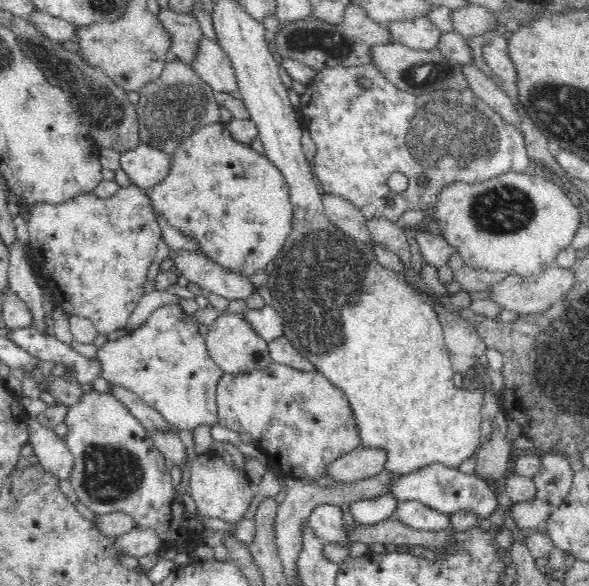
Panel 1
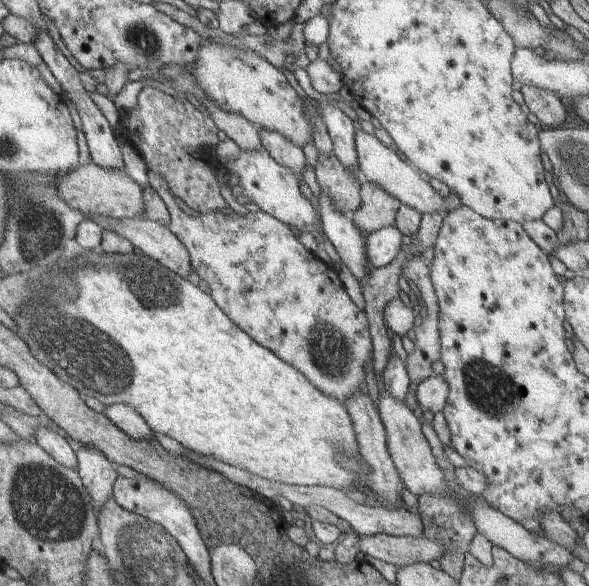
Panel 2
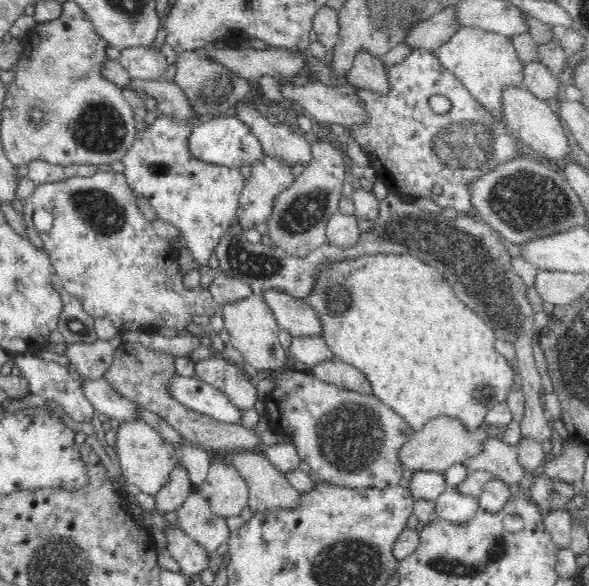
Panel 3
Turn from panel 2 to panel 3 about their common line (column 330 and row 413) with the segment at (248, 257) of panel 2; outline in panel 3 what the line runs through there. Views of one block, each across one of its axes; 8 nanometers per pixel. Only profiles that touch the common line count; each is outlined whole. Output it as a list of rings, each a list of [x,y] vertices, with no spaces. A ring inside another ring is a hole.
[[[283,368],[267,373],[268,390],[264,390],[264,397],[260,402],[264,404],[264,418],[274,434],[279,435],[281,441],[286,441],[300,455],[300,460],[307,462],[314,479],[320,479],[330,485],[342,485],[349,489],[373,487],[385,489],[398,485],[402,476],[408,475],[396,462],[396,450],[408,440],[414,432],[406,420],[402,420],[392,412],[392,408],[378,400],[370,393],[360,393],[354,390],[332,385],[320,380],[312,372],[296,371]],[[388,420],[390,432],[384,430]],[[394,426],[394,430],[392,430]]]

